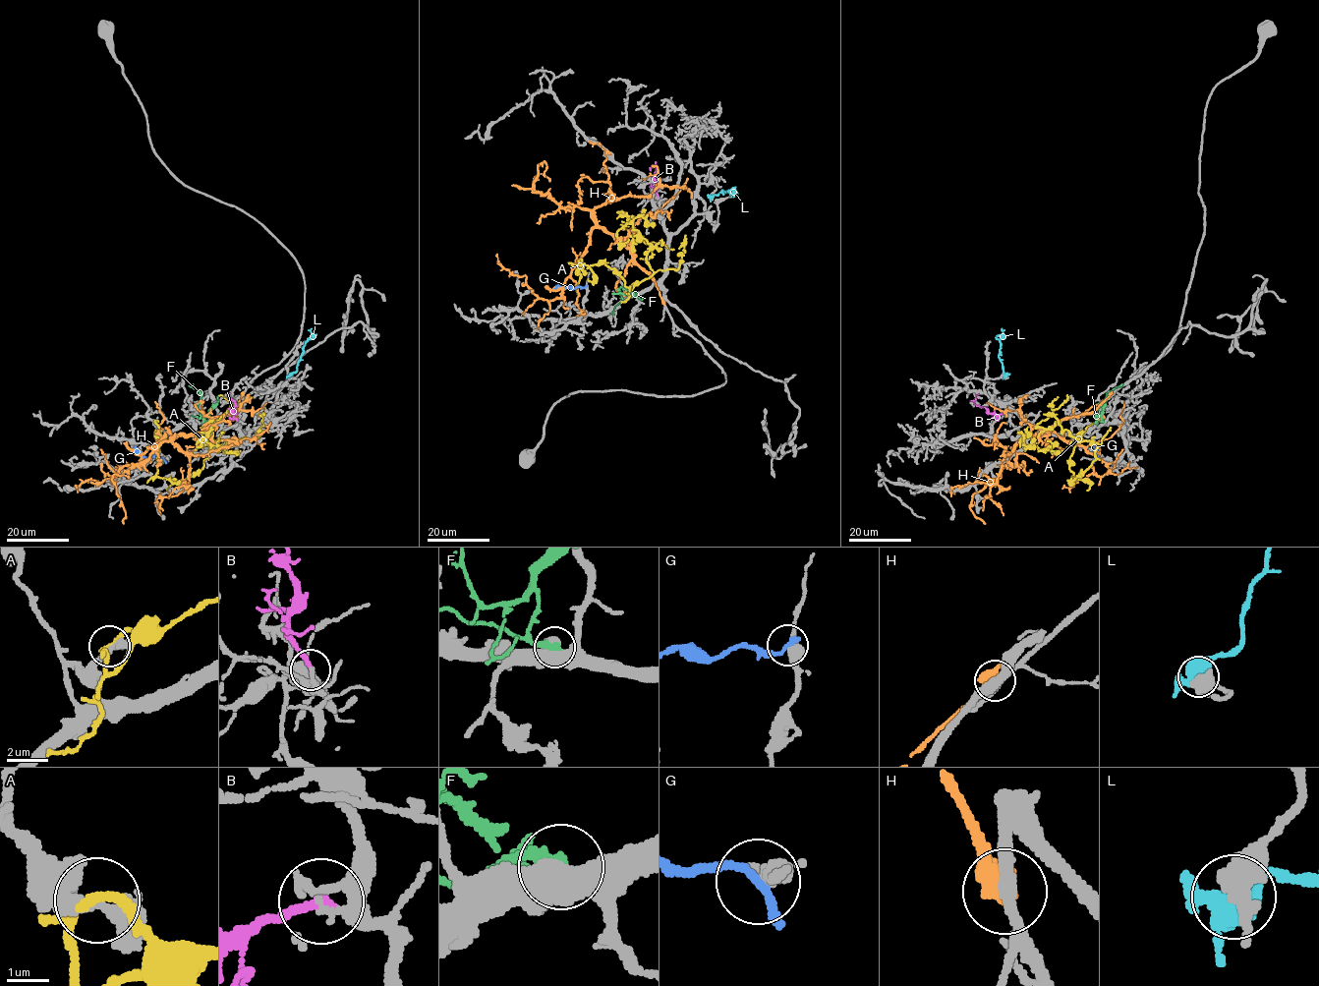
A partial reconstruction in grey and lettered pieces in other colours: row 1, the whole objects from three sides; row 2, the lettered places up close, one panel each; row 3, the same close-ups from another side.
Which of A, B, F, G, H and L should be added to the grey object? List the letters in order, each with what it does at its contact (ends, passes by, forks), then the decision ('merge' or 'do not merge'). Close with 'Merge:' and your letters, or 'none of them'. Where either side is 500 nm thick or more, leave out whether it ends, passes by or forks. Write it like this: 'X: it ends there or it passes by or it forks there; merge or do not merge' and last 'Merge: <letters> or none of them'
A: it ends there; do not merge
B: it ends there; merge
F: it ends there; do not merge
G: it passes by; do not merge
H: do not merge
L: it forks there; do not merge
Merge: B

